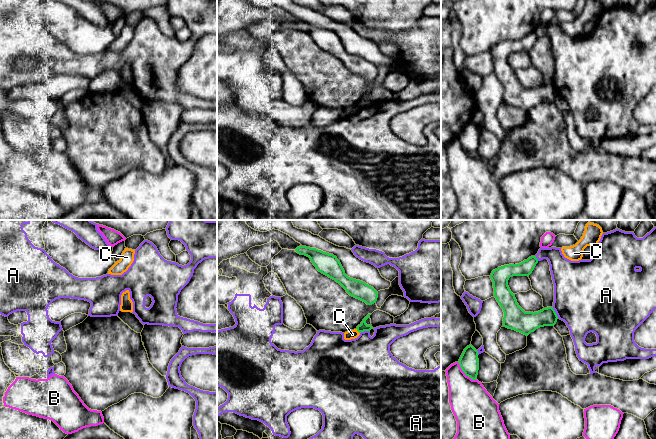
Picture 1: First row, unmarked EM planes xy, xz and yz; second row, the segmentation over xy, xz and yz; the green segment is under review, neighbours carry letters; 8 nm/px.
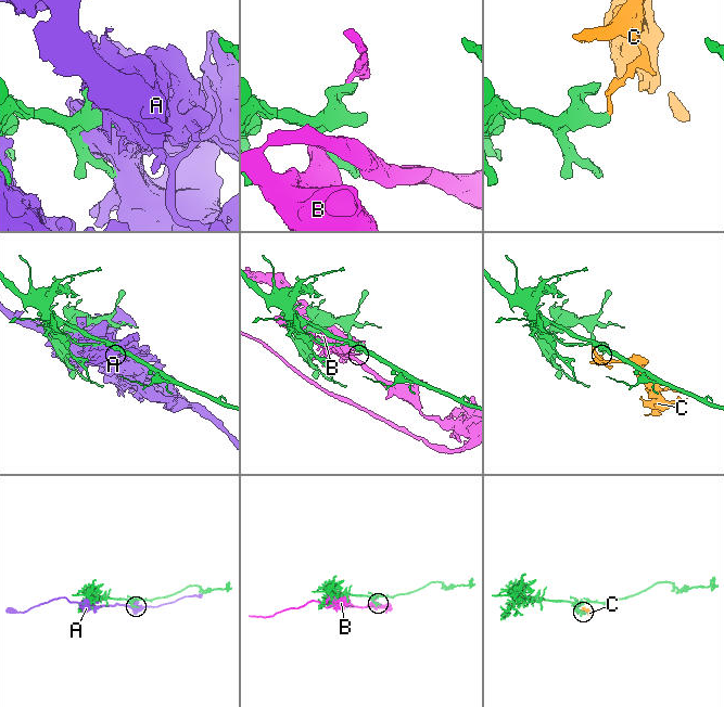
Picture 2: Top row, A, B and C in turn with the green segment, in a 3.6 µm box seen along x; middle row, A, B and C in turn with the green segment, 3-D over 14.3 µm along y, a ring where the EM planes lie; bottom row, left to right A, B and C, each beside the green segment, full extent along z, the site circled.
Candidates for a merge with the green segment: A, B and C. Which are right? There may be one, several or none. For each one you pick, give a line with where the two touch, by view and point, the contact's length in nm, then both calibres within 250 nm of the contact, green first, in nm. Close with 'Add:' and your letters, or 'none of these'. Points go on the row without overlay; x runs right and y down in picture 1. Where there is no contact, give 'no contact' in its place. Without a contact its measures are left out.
Add: none of these

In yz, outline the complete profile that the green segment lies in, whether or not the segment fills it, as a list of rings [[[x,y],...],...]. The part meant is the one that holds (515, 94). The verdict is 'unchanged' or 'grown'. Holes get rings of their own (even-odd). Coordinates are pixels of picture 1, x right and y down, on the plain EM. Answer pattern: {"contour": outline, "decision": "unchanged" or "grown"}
{"contour": [[[531,32],[527,36],[524,36],[519,40],[509,40],[498,43],[497,45],[493,46],[490,51],[490,54],[493,58],[494,73],[496,74],[497,78],[499,79],[504,88],[503,102],[508,105],[520,108],[526,112],[528,112],[531,108],[534,108],[540,103],[554,102],[558,95],[558,92],[553,83],[543,84],[542,86],[534,89],[525,88],[517,79],[515,70],[511,68],[508,62],[508,56],[510,53],[529,52],[534,46],[537,39],[538,35],[536,34],[536,32]]], "decision": "unchanged"}

